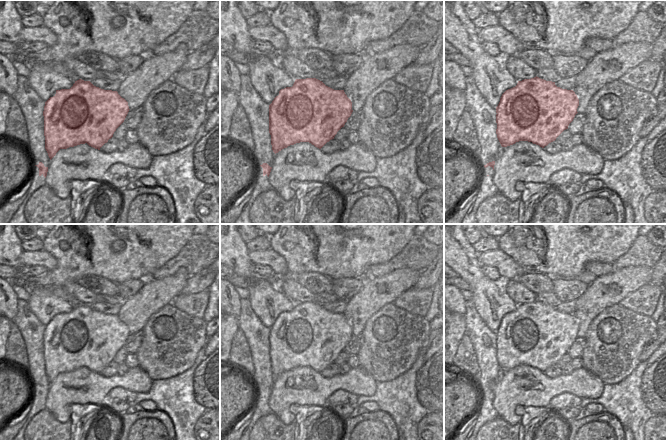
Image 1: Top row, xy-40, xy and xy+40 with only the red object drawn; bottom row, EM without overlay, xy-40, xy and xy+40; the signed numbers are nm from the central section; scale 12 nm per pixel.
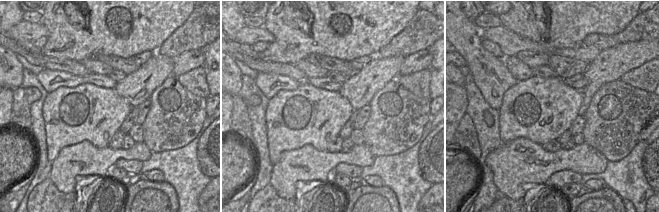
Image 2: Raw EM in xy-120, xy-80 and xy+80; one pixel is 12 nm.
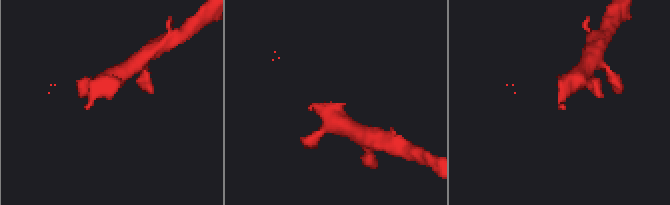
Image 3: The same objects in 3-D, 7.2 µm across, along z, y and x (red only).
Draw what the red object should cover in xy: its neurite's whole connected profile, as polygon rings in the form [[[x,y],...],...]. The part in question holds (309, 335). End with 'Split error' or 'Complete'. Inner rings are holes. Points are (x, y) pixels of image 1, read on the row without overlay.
[[[316,302],[296,303],[292,311],[281,313],[269,329],[272,374],[276,378],[284,373],[290,380],[302,381],[305,371],[321,373],[334,363],[352,336],[352,326],[344,314],[334,314]]]. Split error

